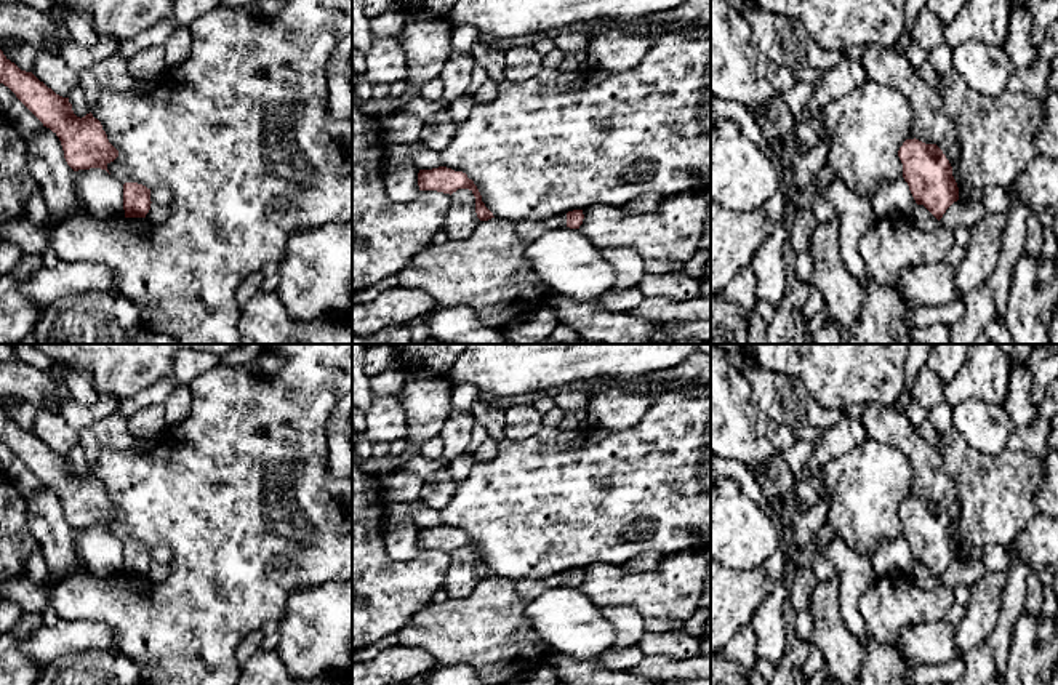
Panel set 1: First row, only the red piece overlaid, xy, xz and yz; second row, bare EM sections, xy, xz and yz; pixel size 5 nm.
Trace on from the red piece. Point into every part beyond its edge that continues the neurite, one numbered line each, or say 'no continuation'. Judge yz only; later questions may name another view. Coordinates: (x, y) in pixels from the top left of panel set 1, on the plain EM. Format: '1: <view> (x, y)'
no continuation

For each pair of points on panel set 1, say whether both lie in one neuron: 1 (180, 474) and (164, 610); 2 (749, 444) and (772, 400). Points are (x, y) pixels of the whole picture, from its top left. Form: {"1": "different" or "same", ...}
{"1": "same", "2": "different"}

